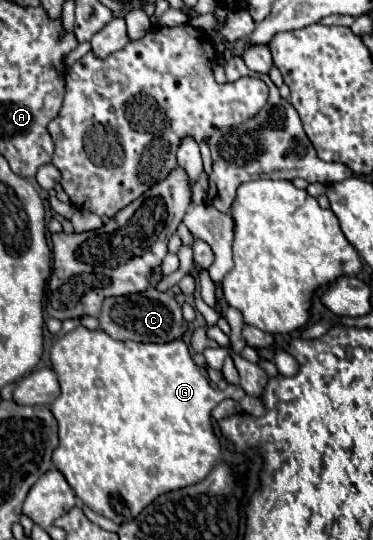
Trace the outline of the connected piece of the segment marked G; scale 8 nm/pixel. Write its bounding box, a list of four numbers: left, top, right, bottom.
[48,326,246,524]

